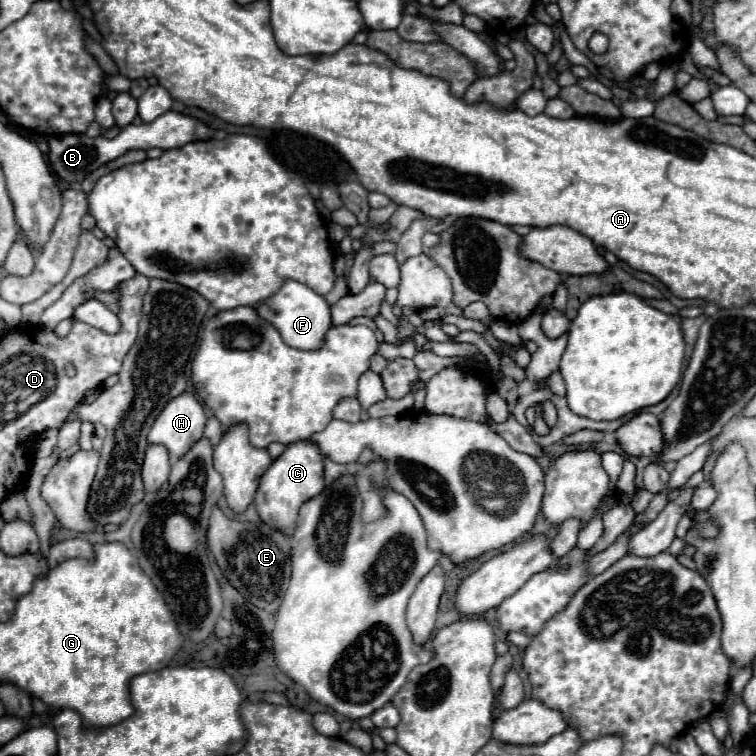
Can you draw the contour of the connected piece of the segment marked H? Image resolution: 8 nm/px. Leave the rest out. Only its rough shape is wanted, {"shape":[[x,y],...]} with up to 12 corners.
{"shape":[[193,394],[165,404],[147,440],[177,458],[203,436],[207,416]]}

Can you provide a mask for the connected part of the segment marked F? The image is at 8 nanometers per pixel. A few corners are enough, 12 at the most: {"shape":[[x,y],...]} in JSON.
{"shape":[[295,280],[255,310],[299,350],[331,328],[325,298]]}

